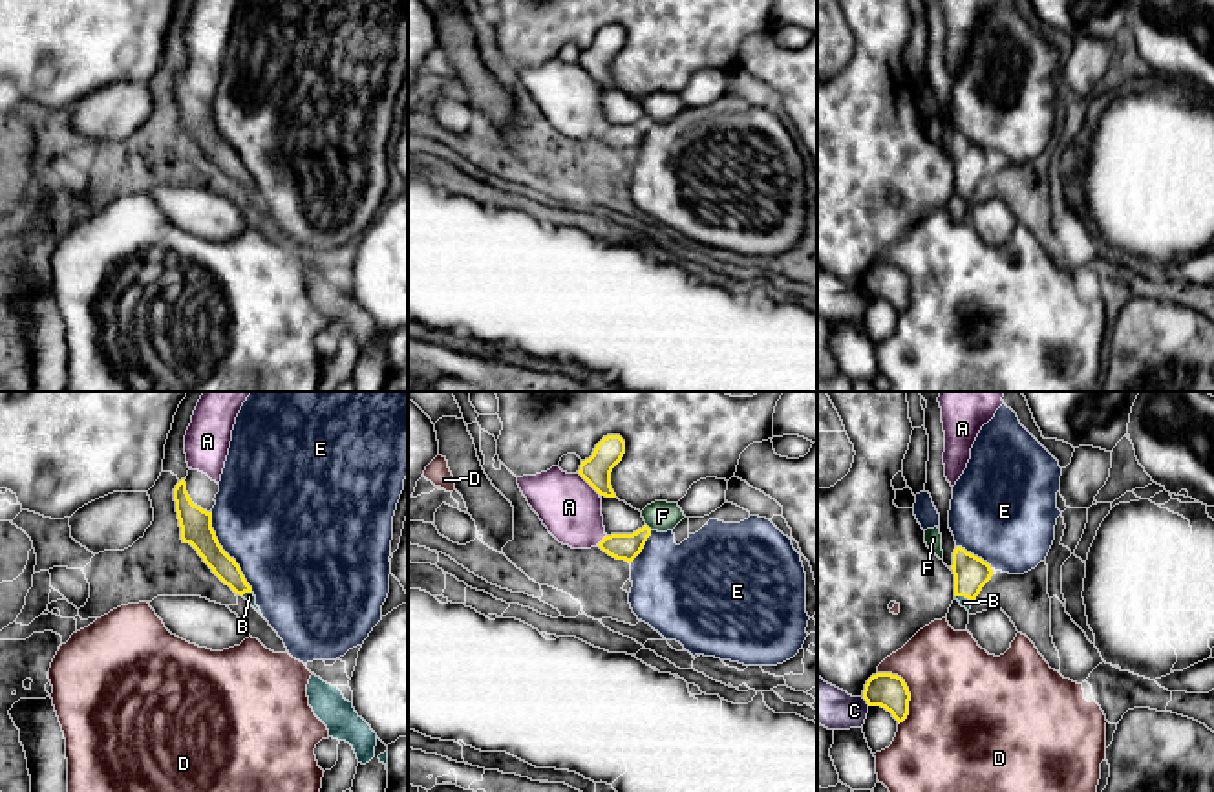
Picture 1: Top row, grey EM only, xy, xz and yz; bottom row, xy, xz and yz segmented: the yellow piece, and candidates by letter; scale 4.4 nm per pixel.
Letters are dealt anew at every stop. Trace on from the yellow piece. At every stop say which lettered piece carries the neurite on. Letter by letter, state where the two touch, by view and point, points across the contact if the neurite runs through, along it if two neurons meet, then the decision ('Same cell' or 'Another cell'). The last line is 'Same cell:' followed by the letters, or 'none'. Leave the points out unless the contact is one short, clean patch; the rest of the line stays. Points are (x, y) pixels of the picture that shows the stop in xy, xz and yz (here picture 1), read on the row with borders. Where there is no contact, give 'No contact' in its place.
A: Touches yellow at xz (589, 483). Another cell
B: Touches yellow at yz (966, 597). Path across: yz (971, 573), (966, 597), (964, 602). Same cell
C: Touches yellow at yz (865, 699). Boundary: yz (862, 697), (869, 705). Another cell
D: Touches yellow at yz (907, 690). Another cell
E: Touches yellow at xy (225, 553). Another cell
F: Touches yellow at xz (648, 527). Another cell
Same cell: B

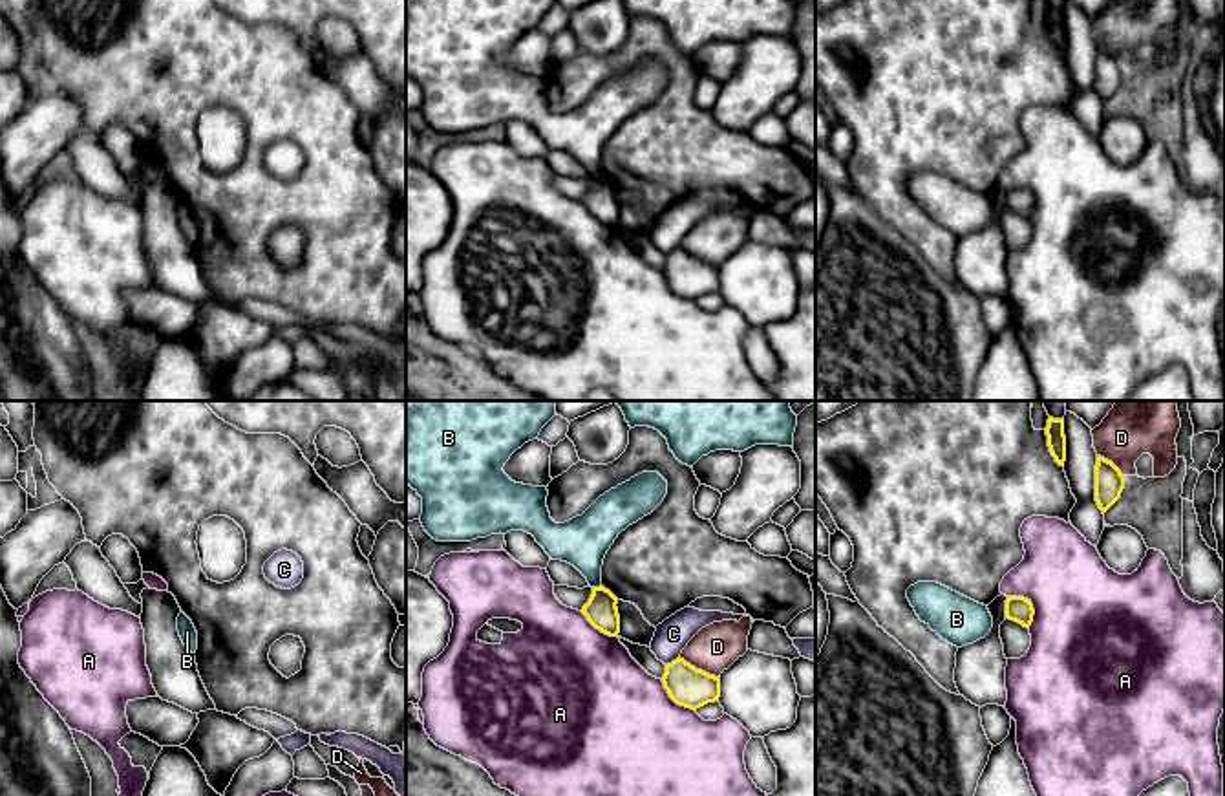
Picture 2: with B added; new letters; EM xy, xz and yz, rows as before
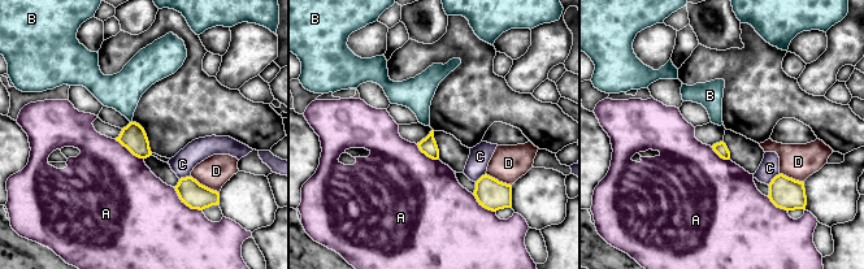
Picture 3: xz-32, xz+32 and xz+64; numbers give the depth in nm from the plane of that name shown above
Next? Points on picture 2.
A: Touches yellow at yz (1032, 604). Another cell
B: Touches yellow at xz (596, 588). Another cell
C: Touches yellow at xz (673, 661). Another cell
D: Touches yellow at xz (699, 670). Another cell
Same cell: none

